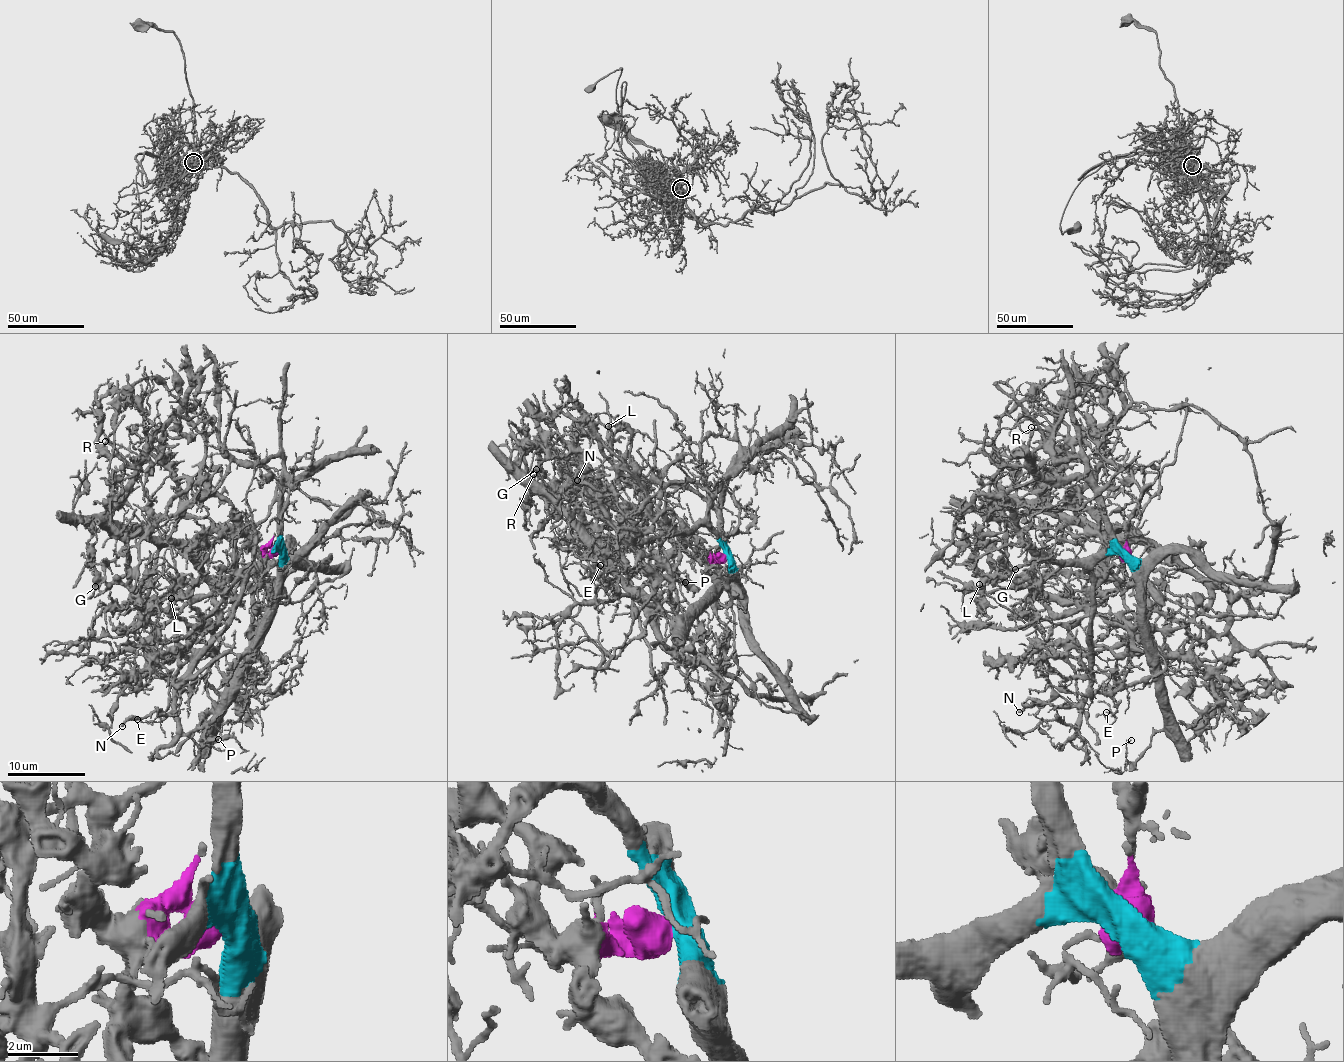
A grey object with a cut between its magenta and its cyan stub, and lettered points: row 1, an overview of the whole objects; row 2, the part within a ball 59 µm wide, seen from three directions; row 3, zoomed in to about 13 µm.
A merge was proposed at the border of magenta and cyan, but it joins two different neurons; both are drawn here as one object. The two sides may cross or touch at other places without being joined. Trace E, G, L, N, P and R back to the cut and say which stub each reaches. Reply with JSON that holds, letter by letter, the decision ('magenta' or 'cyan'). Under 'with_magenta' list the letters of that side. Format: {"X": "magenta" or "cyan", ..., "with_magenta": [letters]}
{"E": "cyan", "G": "magenta", "L": "magenta", "N": "cyan", "P": "cyan", "R": "magenta", "with_magenta": ["G", "L", "R"]}

